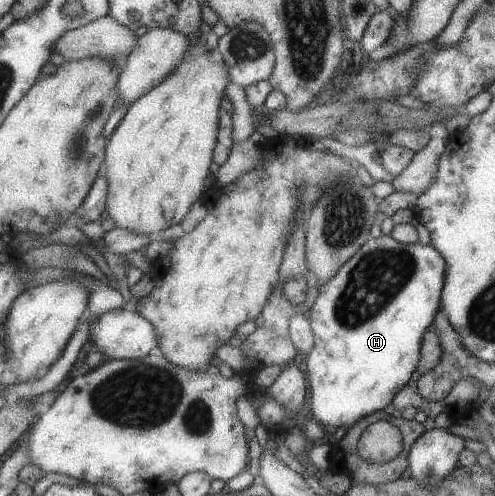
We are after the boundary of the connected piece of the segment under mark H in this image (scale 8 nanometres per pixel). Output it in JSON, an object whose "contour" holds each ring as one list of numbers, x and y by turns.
{"contour":[[391,235,380,236,379,238,370,238,362,247,354,253,352,257,329,279,322,287,320,293,315,299,311,311,311,328,314,334,314,347,308,355,306,361,306,369,308,369,308,379,310,381,311,397,310,407,312,417,320,424,328,425,328,427,350,427,350,425,359,422,362,418,370,415,380,415,382,410,390,403,393,403,394,396,409,384,412,376,415,374,419,364,422,336,425,331,432,327,433,317,442,307,441,293,444,287,446,262,442,254,430,243,423,245,420,242,417,244,403,244,396,241]]}

